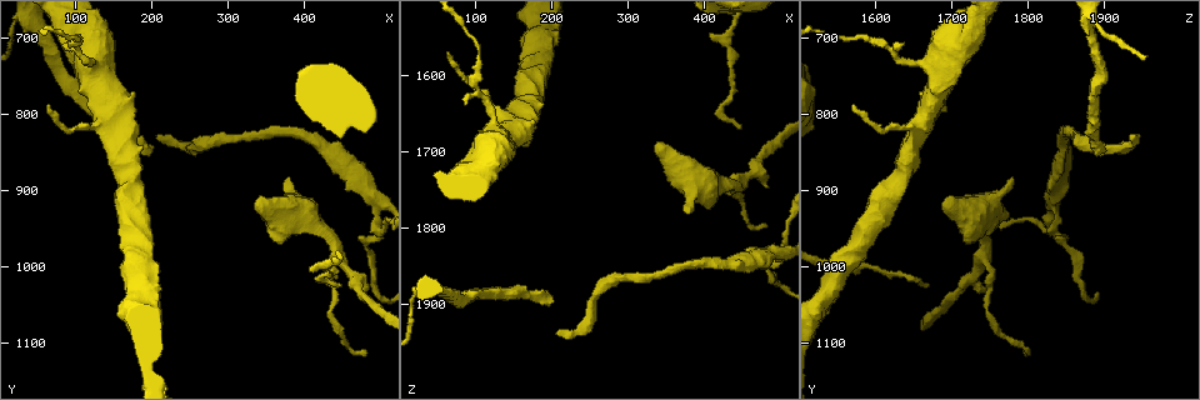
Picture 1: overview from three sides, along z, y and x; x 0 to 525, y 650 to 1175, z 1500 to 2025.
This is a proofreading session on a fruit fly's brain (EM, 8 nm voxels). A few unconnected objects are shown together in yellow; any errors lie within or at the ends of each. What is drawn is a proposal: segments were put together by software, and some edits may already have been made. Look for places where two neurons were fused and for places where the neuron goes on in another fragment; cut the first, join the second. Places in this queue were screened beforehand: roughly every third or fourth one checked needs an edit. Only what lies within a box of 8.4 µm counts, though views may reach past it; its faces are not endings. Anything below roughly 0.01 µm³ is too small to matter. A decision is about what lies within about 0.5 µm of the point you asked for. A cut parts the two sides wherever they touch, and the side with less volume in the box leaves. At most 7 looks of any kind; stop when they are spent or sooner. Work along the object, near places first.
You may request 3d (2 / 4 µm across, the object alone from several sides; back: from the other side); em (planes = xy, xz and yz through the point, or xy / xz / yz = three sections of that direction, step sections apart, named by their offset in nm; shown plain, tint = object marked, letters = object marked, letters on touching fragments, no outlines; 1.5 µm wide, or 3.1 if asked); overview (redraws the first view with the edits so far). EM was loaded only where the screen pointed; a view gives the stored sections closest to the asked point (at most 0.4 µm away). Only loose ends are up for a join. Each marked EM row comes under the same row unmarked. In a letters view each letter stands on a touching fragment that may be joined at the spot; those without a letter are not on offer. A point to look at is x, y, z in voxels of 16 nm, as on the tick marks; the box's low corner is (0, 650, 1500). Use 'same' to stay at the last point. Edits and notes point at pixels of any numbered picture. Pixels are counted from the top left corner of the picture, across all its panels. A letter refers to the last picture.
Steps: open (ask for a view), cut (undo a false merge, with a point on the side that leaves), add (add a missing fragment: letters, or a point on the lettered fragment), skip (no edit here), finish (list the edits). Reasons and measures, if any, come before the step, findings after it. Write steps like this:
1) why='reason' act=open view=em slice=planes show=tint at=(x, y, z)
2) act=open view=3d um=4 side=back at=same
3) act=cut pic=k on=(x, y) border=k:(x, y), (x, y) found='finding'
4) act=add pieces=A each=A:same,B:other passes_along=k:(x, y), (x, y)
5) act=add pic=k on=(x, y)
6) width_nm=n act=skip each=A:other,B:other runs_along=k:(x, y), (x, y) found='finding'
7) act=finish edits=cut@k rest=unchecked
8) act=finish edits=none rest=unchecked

why='an open end' act=open view=em slice=planes show=letters at=(375, 890, 1780)

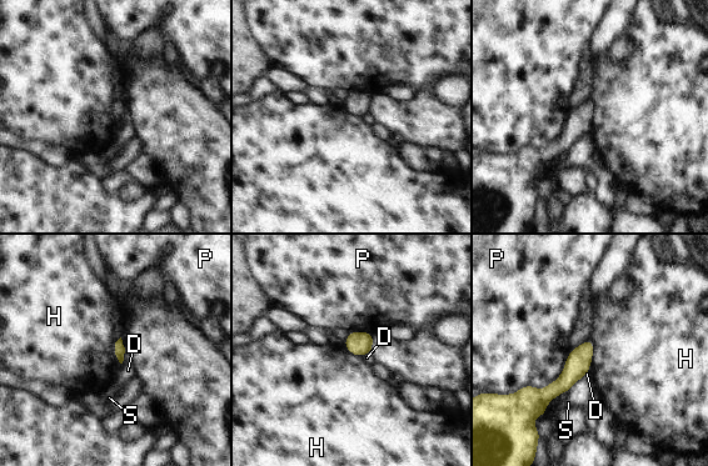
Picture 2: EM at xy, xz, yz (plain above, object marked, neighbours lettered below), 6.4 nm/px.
act=skip each=D:other,H:other,P:other,S:other found='no lettered fragment goes on from it'

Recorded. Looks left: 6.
why='free end' act=open view=em slice=planes show=letters at=(445, 1025, 1670)

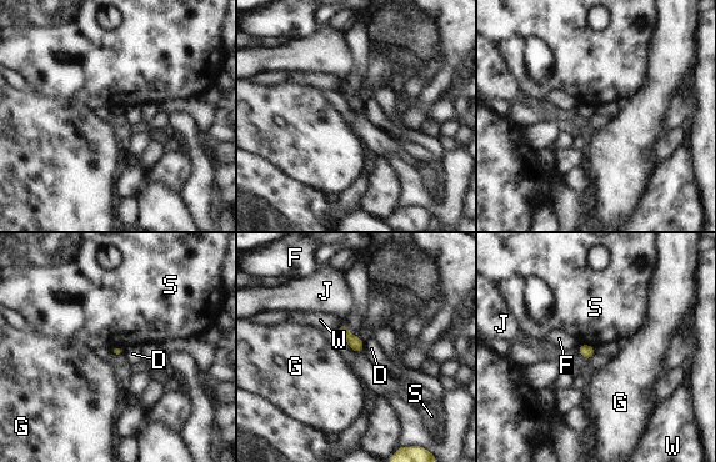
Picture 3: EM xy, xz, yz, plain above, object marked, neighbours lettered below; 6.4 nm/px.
longest_contact=S:120nm act=skip each=D:other,F:other,G:other,J:other,S:other,W:other border=3:(577, 344), (589, 344), (595, 348) found='no lettered fragment goes on from it'

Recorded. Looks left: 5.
why='branch stops here' act=open view=3d um=4 at=(85, 705, 1635)

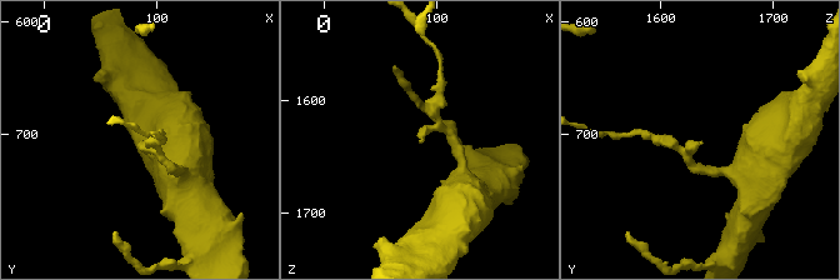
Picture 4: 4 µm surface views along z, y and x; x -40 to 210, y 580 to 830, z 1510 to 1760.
act=open view=em slice=xz step=4 show=letters at=(86, 704, 1638)

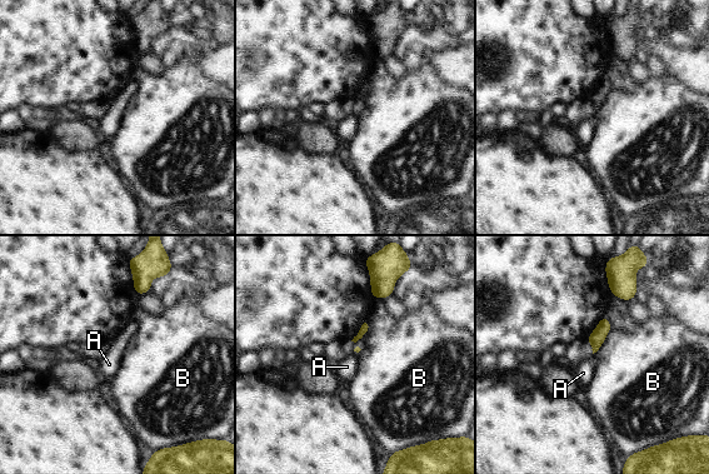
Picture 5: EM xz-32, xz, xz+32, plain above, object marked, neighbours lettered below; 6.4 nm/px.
act=open view=em slice=planes show=letters at=same

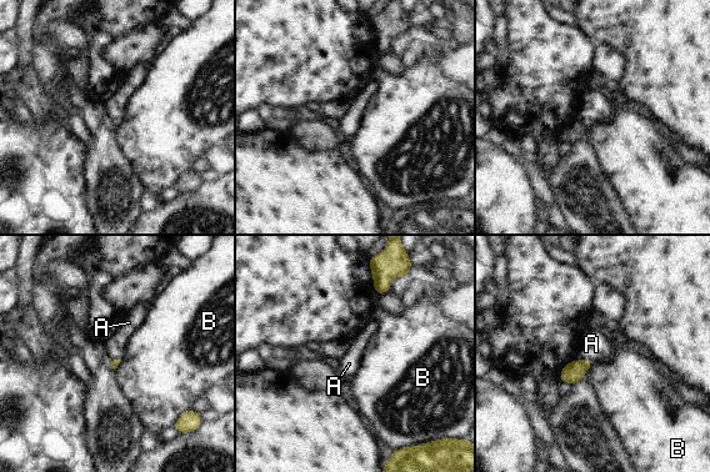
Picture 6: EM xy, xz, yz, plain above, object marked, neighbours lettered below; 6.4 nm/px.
act=skip each=A:other,B:other border=6:(578, 358), (594, 361) found='no lettered fragment goes on from it'

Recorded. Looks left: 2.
act=finish edits=none rest=unchecked

